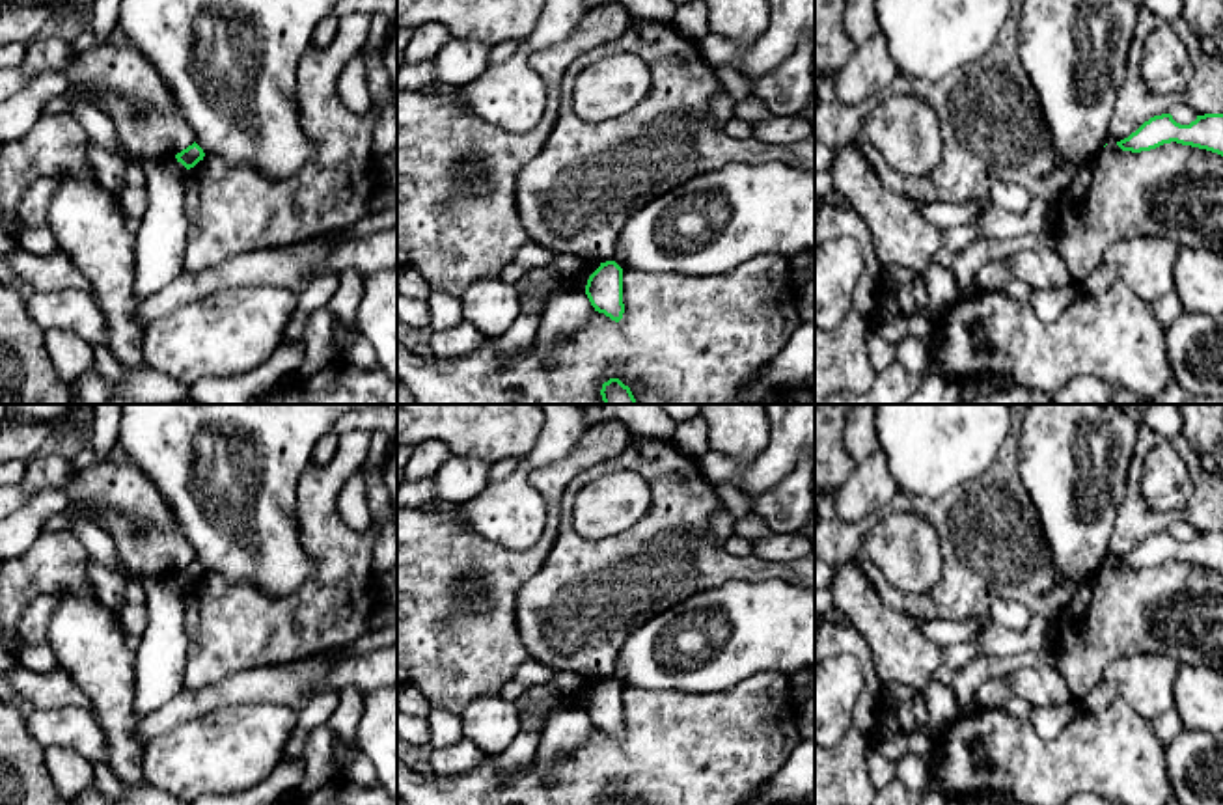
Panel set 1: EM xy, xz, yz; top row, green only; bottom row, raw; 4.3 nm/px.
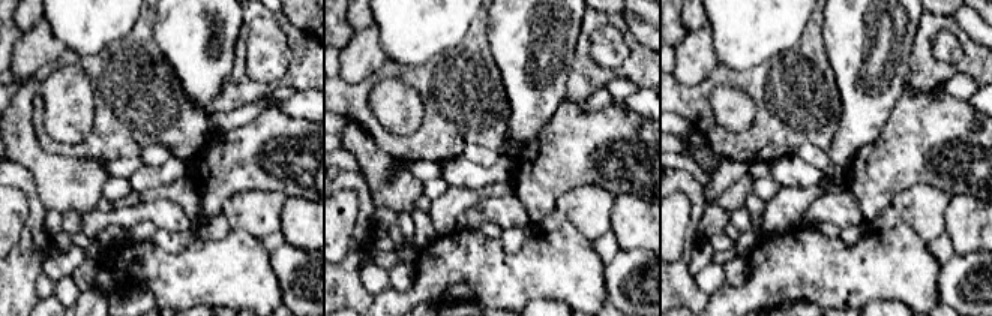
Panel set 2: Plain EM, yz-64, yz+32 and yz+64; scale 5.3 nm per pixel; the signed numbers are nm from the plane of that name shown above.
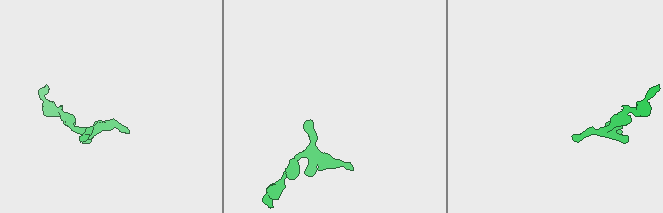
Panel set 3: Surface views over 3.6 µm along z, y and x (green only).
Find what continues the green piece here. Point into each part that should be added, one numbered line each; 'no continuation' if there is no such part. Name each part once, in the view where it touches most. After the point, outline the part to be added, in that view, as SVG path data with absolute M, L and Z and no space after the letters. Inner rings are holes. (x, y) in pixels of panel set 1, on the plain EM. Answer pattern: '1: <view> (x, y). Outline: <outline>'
no continuation

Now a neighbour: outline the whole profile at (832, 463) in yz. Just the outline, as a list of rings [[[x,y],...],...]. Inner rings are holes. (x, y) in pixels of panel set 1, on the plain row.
[[[815,404],[815,522],[822,492],[835,496],[856,460],[845,449],[845,425],[858,404]]]

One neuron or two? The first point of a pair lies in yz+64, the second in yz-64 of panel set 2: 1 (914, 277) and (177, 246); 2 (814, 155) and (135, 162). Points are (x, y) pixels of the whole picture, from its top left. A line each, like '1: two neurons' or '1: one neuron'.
1: two neurons
2: two neurons

